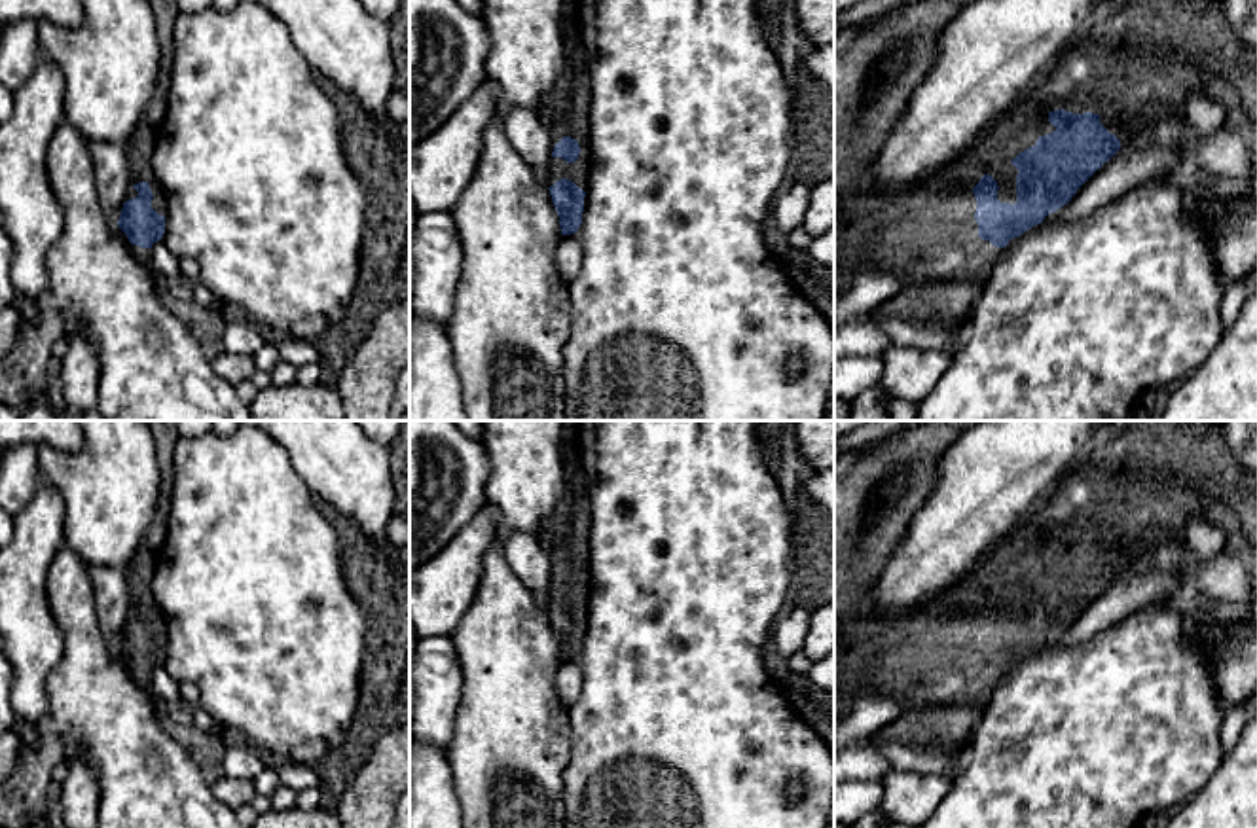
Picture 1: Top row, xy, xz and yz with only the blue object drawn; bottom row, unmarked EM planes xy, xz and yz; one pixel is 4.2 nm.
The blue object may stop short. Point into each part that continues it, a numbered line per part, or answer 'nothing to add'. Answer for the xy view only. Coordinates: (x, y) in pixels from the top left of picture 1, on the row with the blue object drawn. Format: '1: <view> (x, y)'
1: xy (139, 148)

